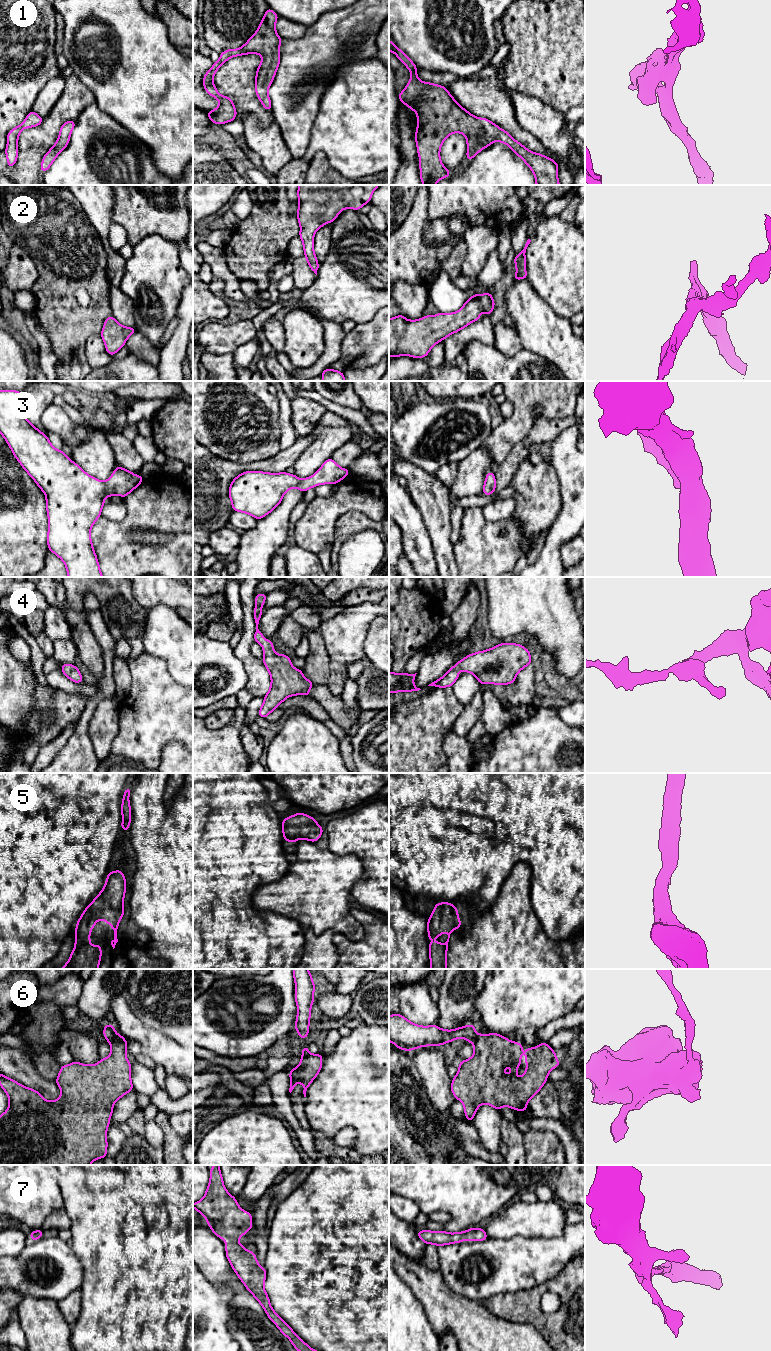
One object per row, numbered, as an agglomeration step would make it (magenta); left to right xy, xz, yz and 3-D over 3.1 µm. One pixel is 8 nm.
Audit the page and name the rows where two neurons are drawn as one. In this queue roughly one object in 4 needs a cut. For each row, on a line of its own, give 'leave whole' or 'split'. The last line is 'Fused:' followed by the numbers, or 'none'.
1: leave whole
2: leave whole
3: leave whole
4: leave whole
5: leave whole
6: split
7: leave whole
Fused: 6

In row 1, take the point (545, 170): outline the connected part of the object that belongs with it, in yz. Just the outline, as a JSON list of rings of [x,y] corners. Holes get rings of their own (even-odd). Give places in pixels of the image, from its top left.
[[[389,40],[389,51],[409,69],[411,78],[405,89],[398,94],[400,102],[407,105],[417,113],[417,130],[415,141],[419,156],[420,178],[423,185],[435,185],[440,179],[447,178],[451,172],[446,169],[440,159],[440,148],[443,141],[451,134],[462,133],[467,140],[466,159],[471,161],[482,149],[491,145],[494,141],[508,145],[532,170],[536,185],[560,185],[558,181],[559,164],[542,154],[532,152],[525,146],[514,140],[508,132],[498,127],[486,118],[473,116],[461,107],[448,92],[446,87],[429,82],[422,82],[417,77],[417,67],[411,59]]]

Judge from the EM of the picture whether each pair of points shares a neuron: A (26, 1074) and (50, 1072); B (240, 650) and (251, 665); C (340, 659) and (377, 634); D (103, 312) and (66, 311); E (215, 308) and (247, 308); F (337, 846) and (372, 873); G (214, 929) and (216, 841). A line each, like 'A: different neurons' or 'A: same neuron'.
A: different neurons
B: same neuron
C: different neurons
D: same neuron
E: different neurons
F: same neuron
G: same neuron

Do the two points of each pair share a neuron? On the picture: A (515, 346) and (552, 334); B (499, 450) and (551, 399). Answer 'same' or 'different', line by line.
A: different
B: same

